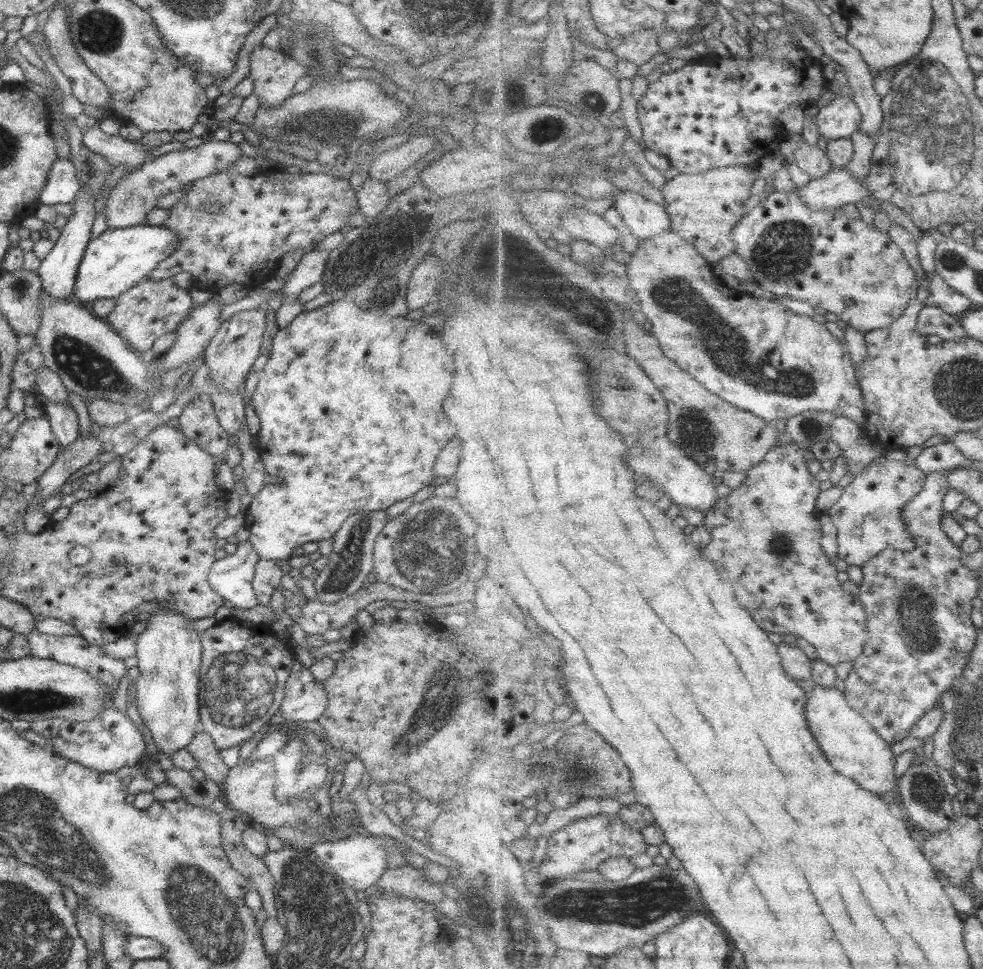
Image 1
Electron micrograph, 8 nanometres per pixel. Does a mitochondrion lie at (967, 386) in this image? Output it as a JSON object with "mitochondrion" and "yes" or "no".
{"mitochondrion":"yes"}

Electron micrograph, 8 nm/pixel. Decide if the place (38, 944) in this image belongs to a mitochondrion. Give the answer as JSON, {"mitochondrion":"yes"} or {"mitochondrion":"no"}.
{"mitochondrion":"yes"}

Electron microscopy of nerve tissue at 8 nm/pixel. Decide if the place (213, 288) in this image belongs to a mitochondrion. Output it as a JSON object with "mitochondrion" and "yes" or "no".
{"mitochondrion":"no"}

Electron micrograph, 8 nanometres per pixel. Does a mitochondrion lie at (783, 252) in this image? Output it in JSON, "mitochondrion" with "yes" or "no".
{"mitochondrion":"yes"}

